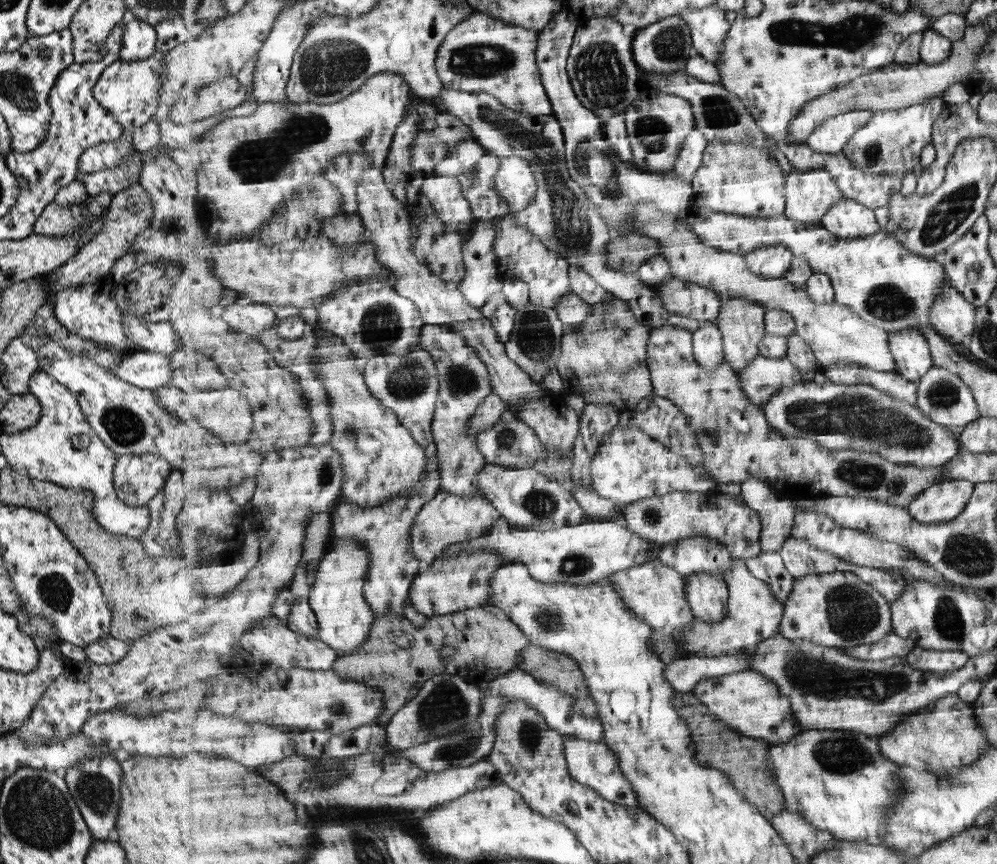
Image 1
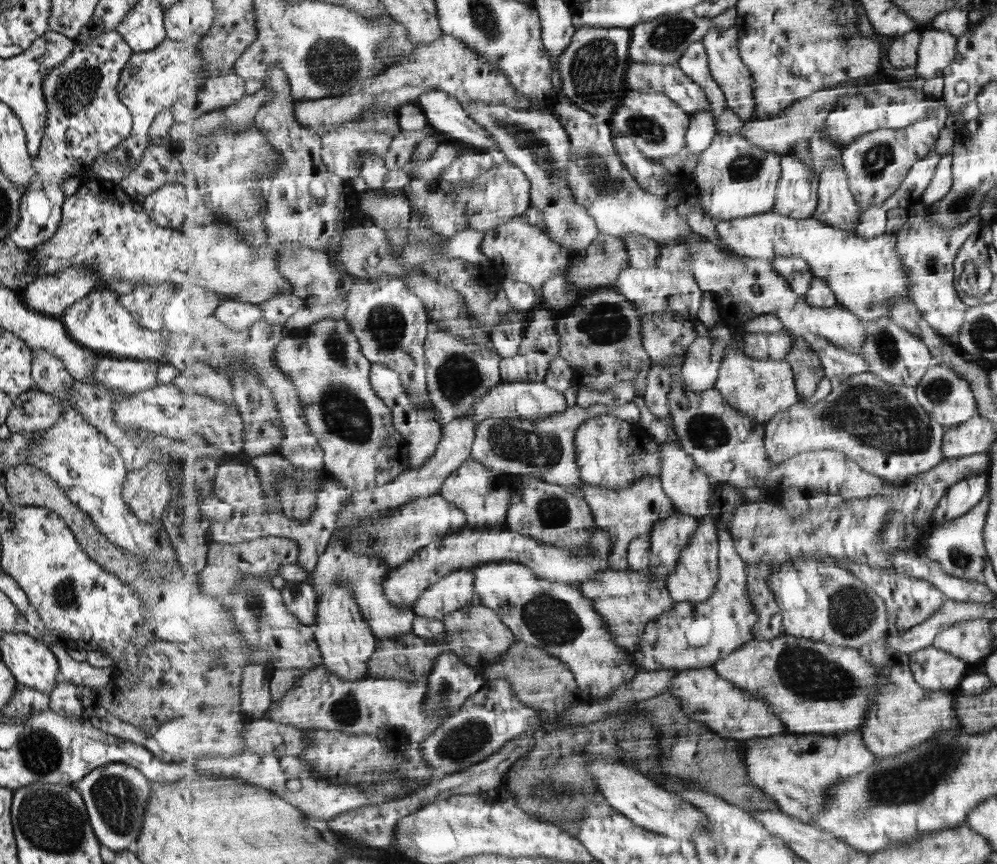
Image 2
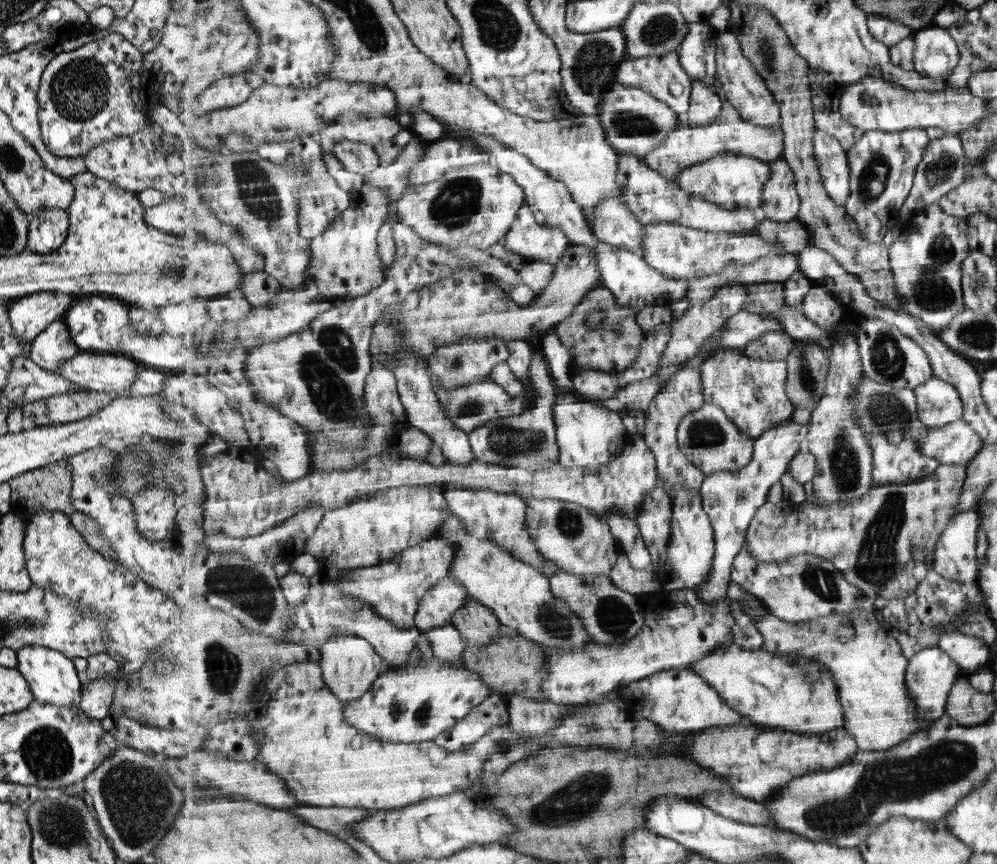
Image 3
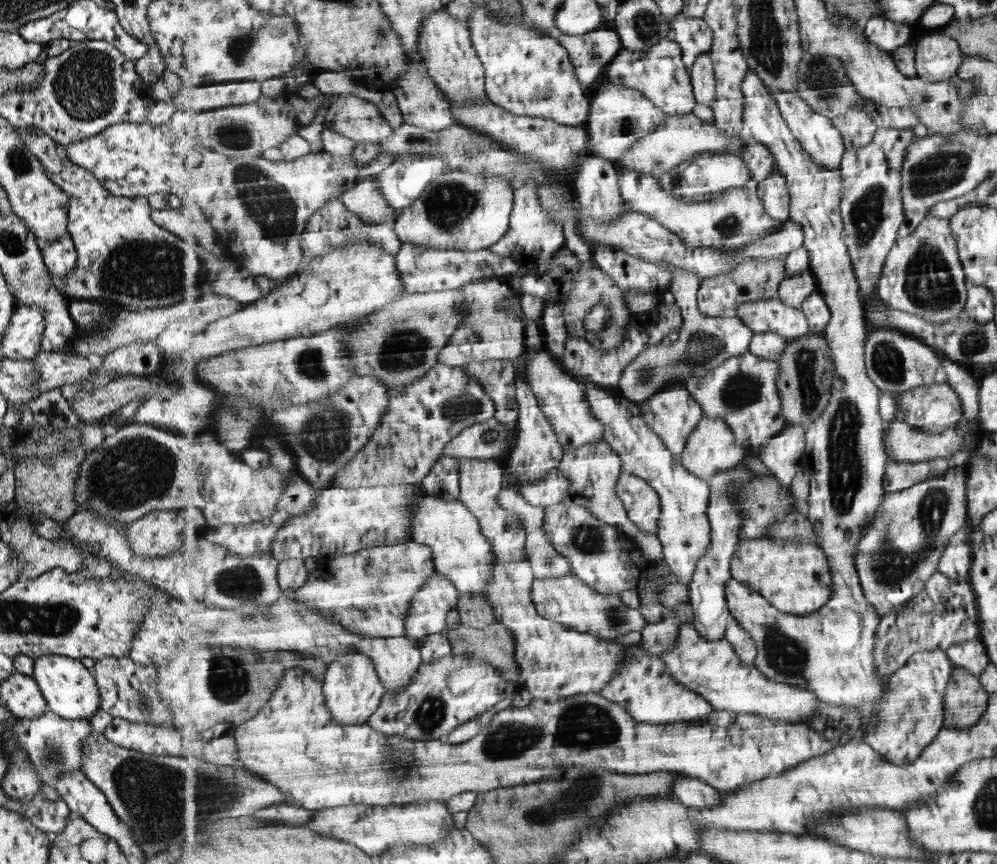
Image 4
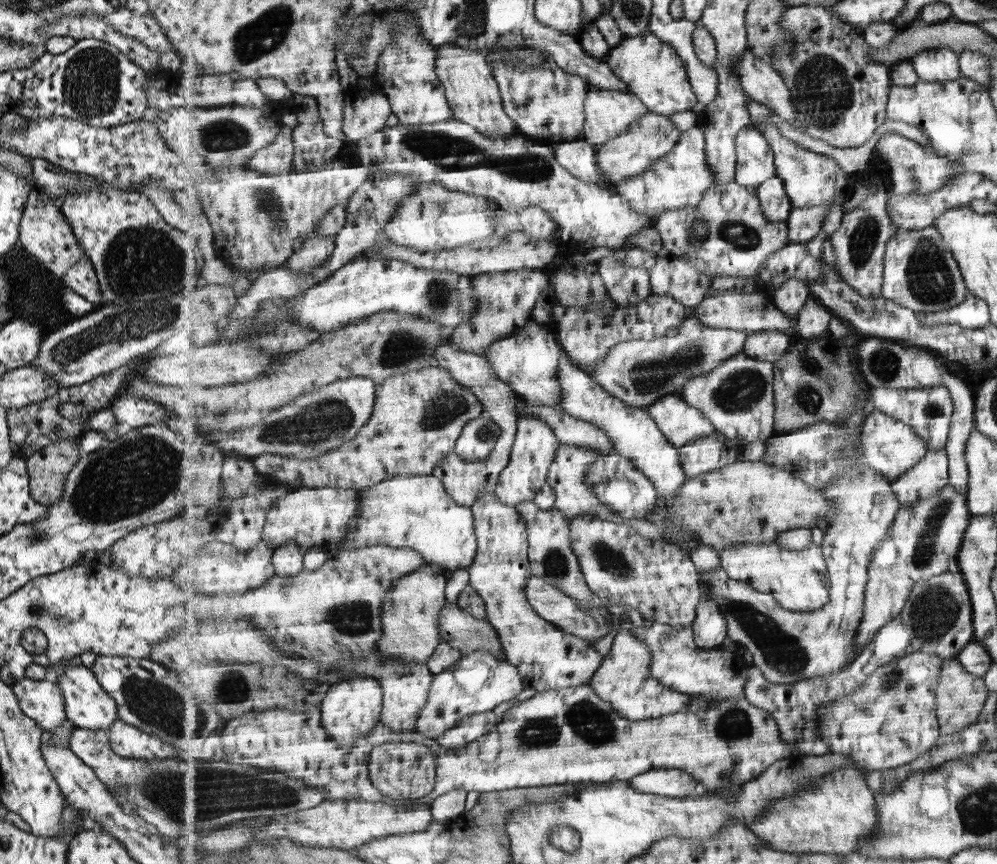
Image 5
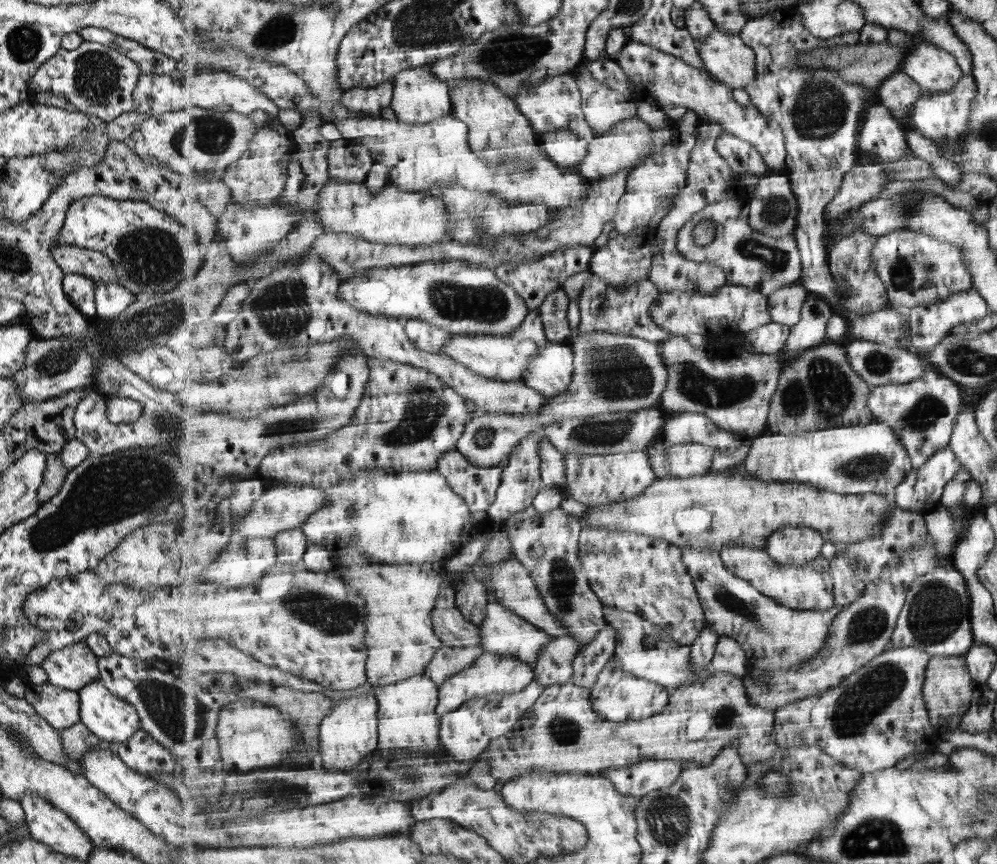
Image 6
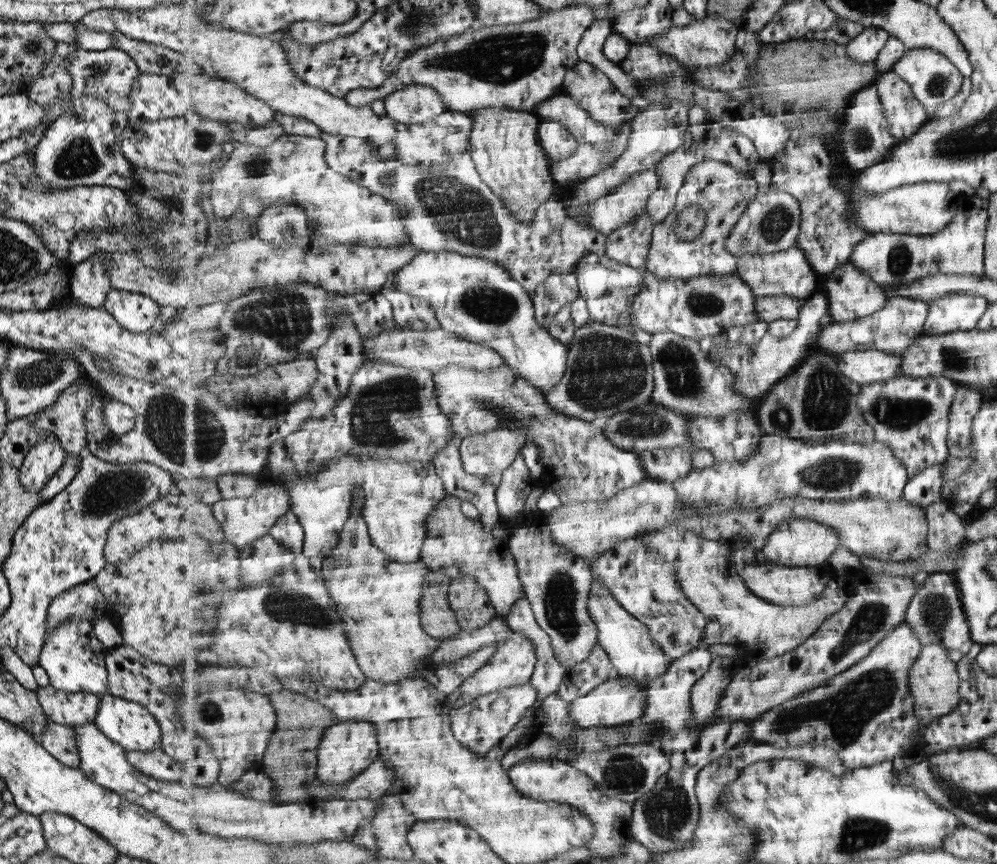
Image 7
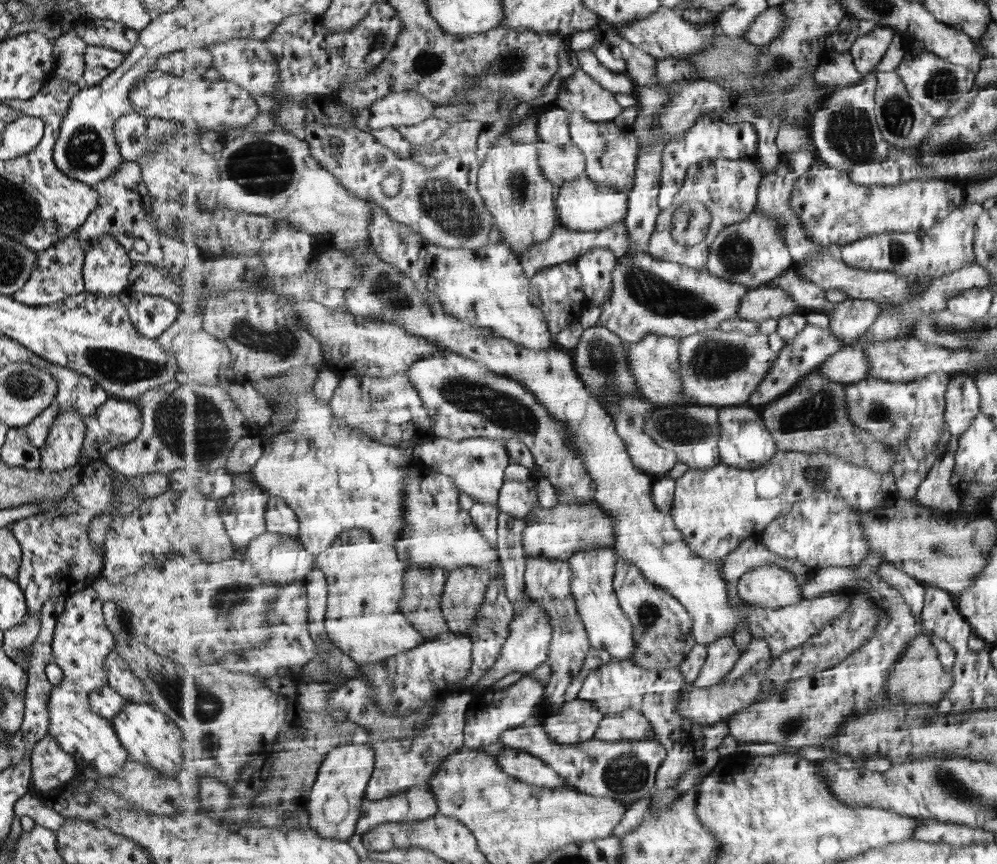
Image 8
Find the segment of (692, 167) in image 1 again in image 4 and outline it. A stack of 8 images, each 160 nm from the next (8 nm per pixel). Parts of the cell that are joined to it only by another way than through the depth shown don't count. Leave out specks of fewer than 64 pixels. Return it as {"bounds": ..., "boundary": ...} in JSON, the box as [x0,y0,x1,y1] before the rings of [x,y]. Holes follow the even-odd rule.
{"bounds":[690,53,716,107],"boundary":[[[710,53],[702,54],[690,72],[696,102],[710,107],[716,101],[716,75]]]}

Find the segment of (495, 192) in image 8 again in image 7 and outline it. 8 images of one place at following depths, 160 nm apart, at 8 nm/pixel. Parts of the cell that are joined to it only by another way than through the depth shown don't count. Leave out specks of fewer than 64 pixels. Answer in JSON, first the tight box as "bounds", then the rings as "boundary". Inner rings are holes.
{"bounds":[469,107,556,223],"boundary":[[[511,107],[480,108],[470,112],[474,125],[469,135],[469,151],[483,179],[505,202],[511,214],[524,223],[532,223],[542,204],[552,200],[556,180],[552,175],[551,160],[540,145],[538,128],[542,119],[534,112]]]}

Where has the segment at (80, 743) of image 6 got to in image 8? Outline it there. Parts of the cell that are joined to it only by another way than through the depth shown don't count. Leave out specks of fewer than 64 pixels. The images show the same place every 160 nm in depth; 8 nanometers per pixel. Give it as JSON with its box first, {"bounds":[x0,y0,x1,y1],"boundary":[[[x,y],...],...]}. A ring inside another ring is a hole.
{"bounds":[30,733,77,792],"boundary":[[[47,733],[40,738],[30,754],[32,788],[41,792],[61,786],[77,775],[74,758],[61,750],[59,743]]]}

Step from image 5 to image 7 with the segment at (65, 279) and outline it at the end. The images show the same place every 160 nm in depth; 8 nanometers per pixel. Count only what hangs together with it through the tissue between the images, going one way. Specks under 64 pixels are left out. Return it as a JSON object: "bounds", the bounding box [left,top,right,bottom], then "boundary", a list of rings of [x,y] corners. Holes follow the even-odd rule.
{"bounds":[102,289,162,333],"boundary":[[[109,289],[102,307],[125,330],[135,333],[149,333],[157,317],[161,317],[162,305],[153,302],[148,296]]]}

